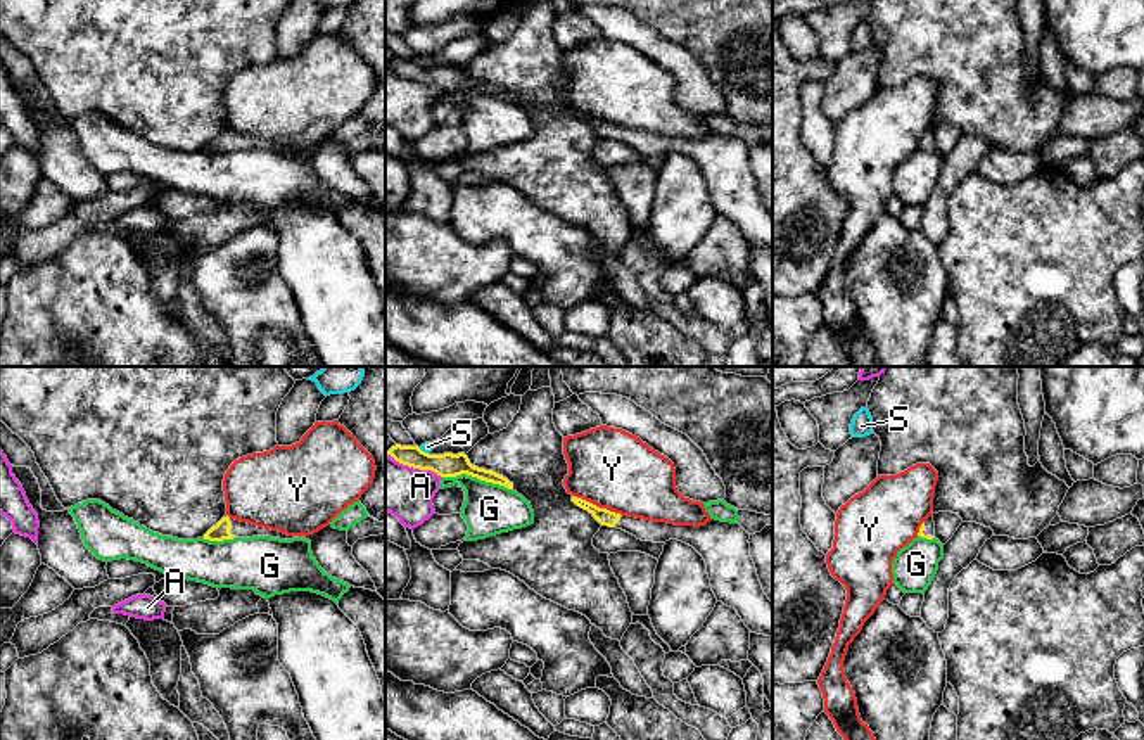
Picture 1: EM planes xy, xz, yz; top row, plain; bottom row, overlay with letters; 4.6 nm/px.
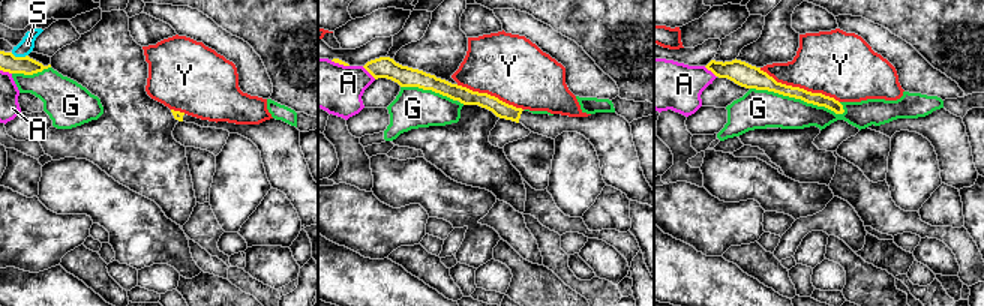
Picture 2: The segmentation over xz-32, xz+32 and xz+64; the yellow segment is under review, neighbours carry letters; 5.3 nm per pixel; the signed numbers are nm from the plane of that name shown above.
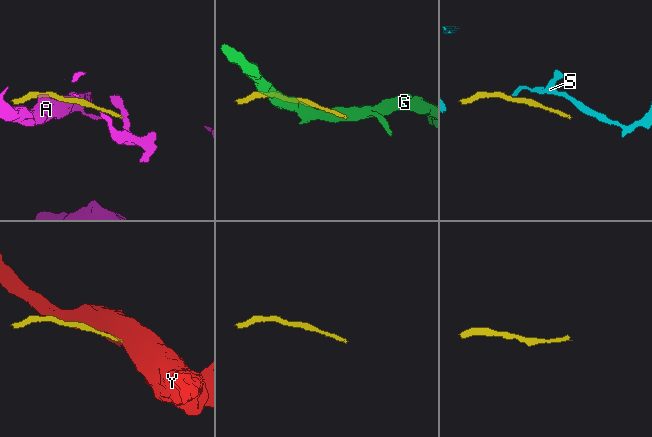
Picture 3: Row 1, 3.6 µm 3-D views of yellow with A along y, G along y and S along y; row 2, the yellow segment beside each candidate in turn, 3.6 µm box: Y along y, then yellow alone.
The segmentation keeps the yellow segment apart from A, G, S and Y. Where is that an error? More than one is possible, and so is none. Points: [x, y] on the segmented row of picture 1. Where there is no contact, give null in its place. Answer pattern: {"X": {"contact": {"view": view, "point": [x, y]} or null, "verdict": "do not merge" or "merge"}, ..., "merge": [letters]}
{"A": {"contact": {"view": "xz", "point": [413, 467]}, "verdict": "do not merge"}, "G": {"contact": {"view": "xz", "point": [477, 478]}, "verdict": "do not merge"}, "S": {"contact": {"view": "xz", "point": [424, 452]}, "verdict": "do not merge"}, "Y": {"contact": {"view": "xz", "point": [595, 505]}, "verdict": "do not merge"}, "merge": []}

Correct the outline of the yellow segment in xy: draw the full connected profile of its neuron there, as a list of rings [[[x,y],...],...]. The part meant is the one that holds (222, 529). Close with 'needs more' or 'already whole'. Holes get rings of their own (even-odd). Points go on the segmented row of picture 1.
[[[226,515],[204,534],[204,539],[223,541],[252,536],[271,536],[280,539],[306,538],[311,541],[313,557],[325,572],[349,586],[377,591],[368,572],[353,557],[353,546],[347,545],[347,531],[334,529],[332,526],[309,536],[287,536]]] | needs more

